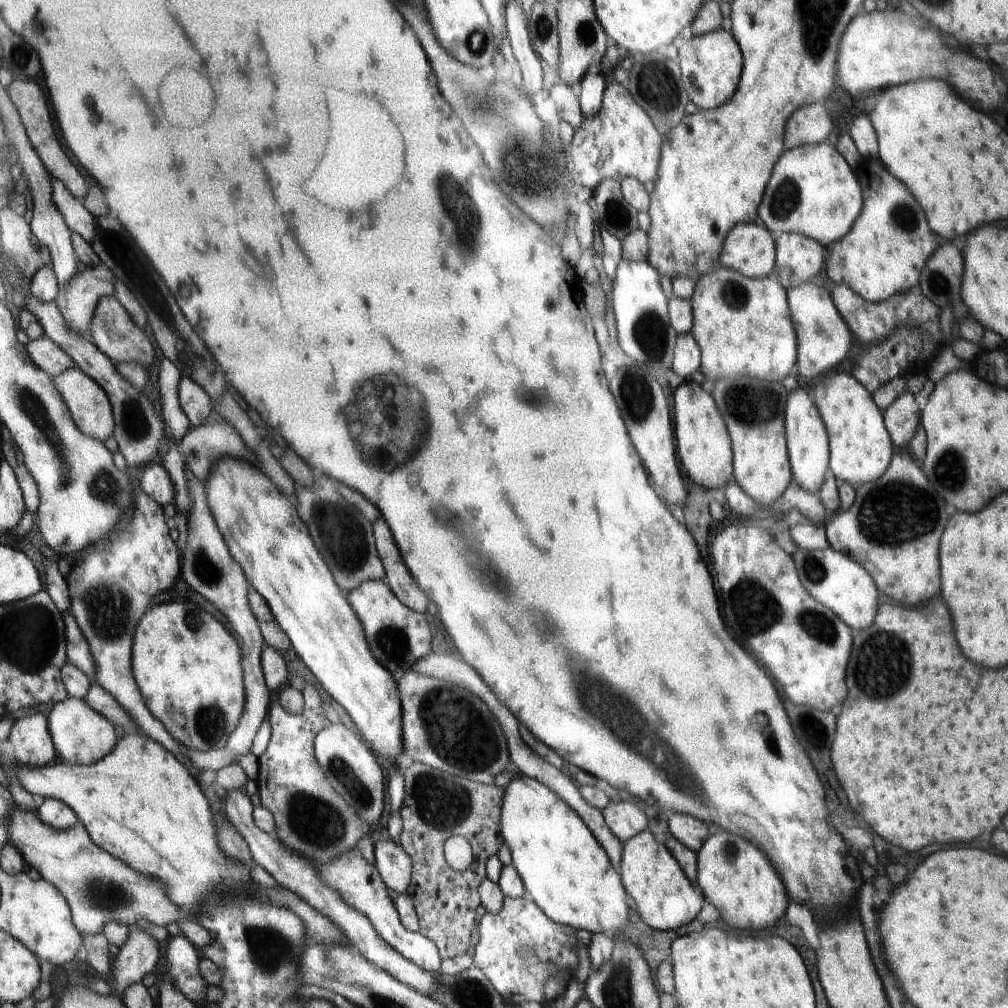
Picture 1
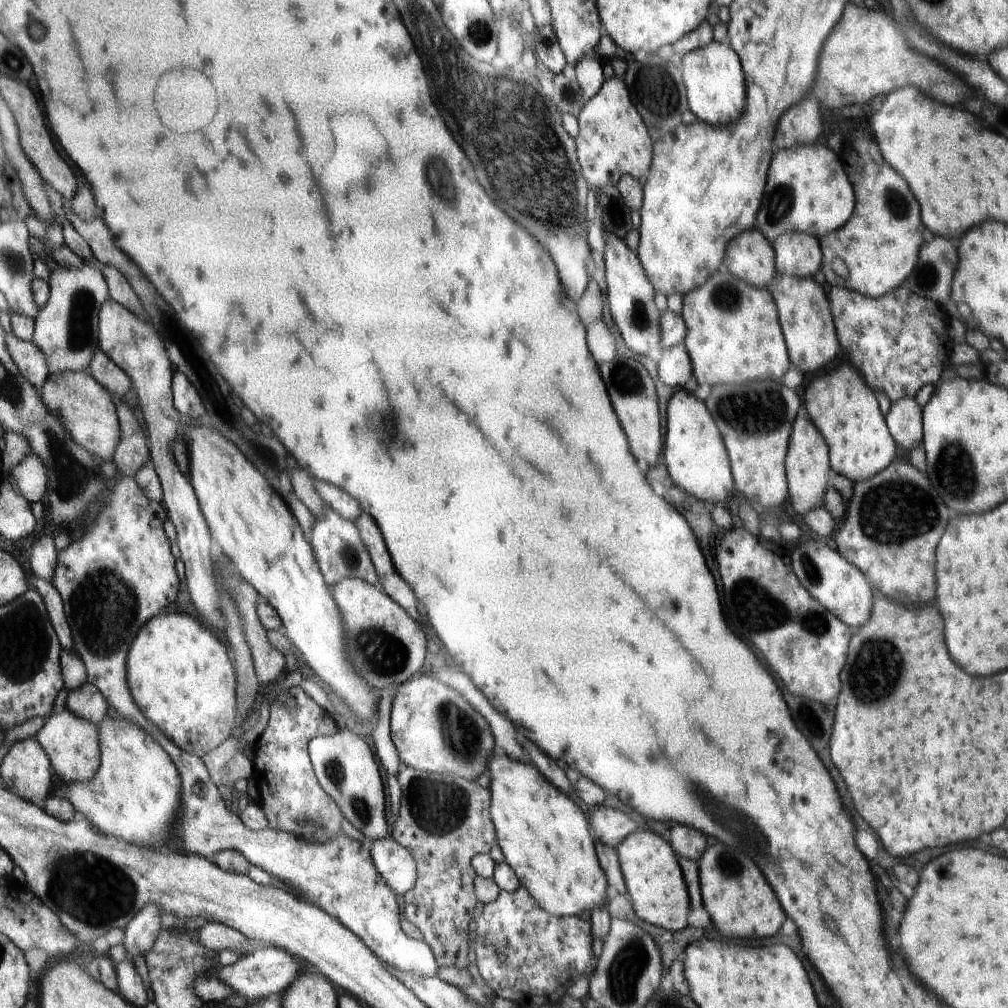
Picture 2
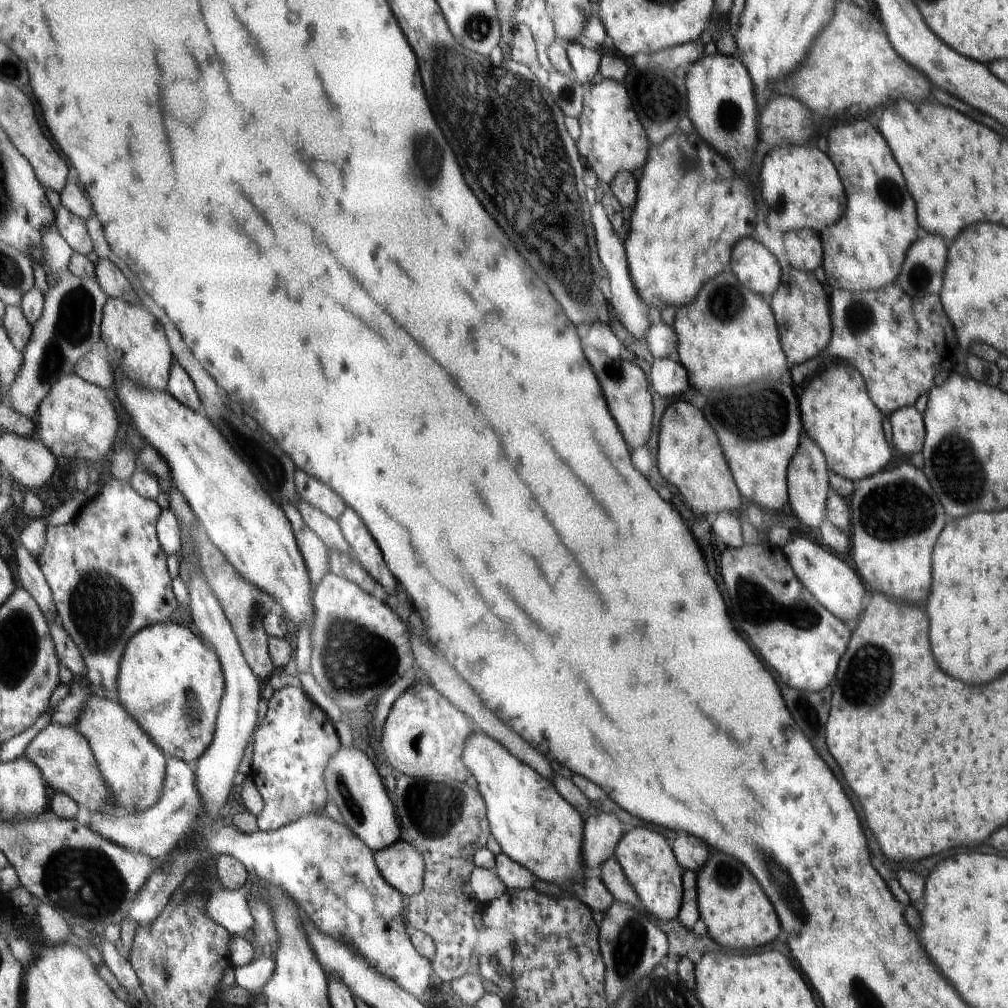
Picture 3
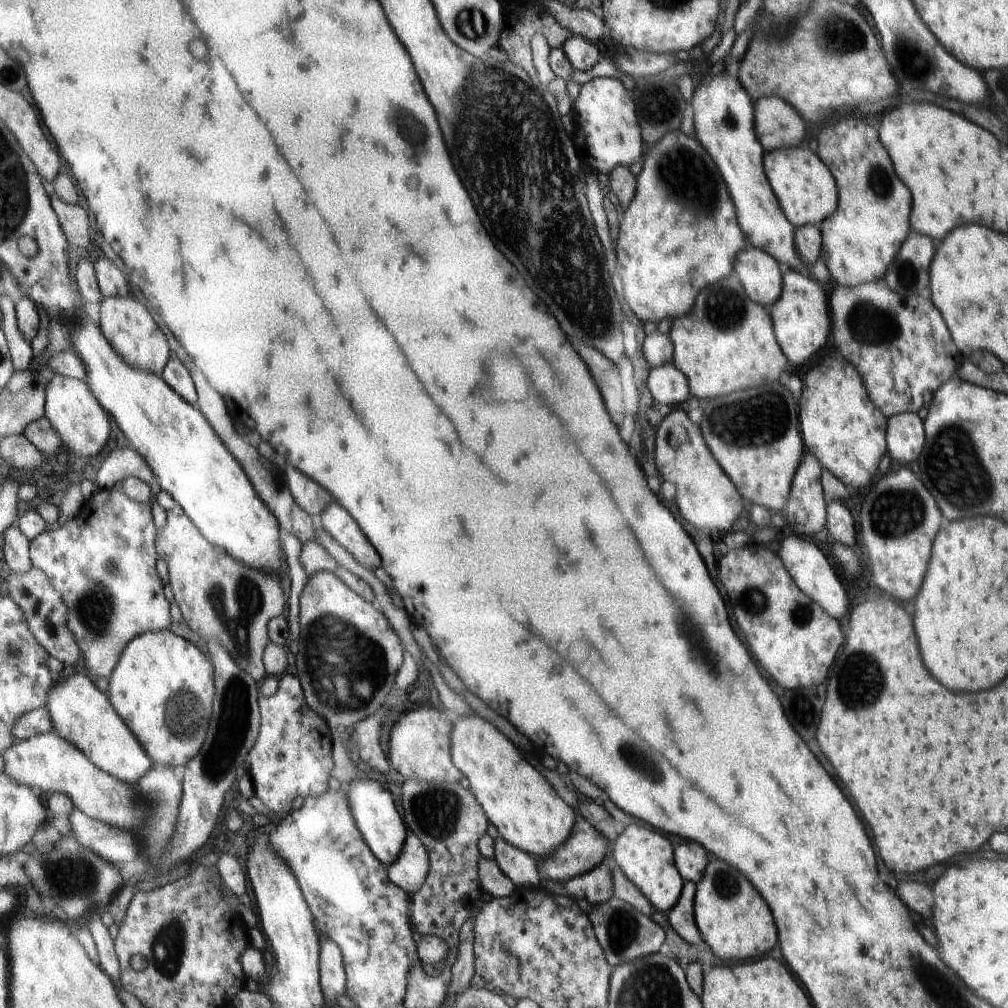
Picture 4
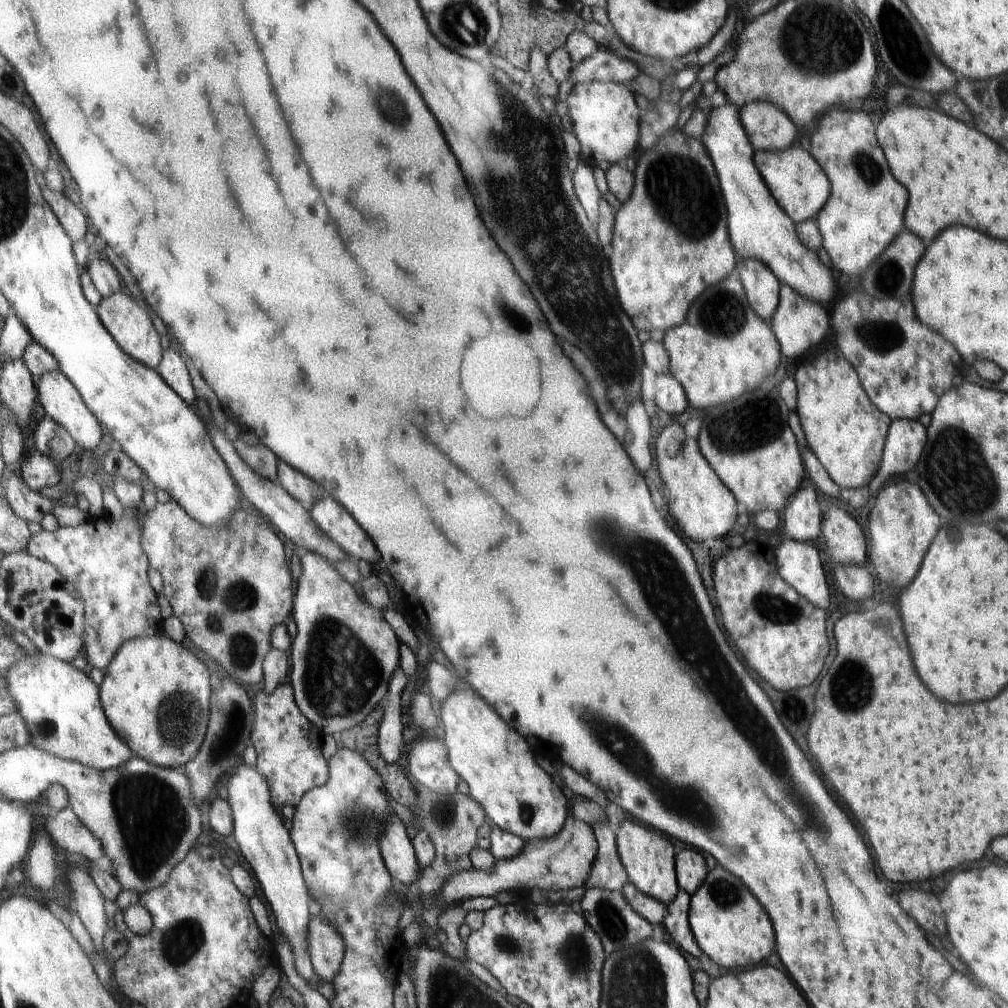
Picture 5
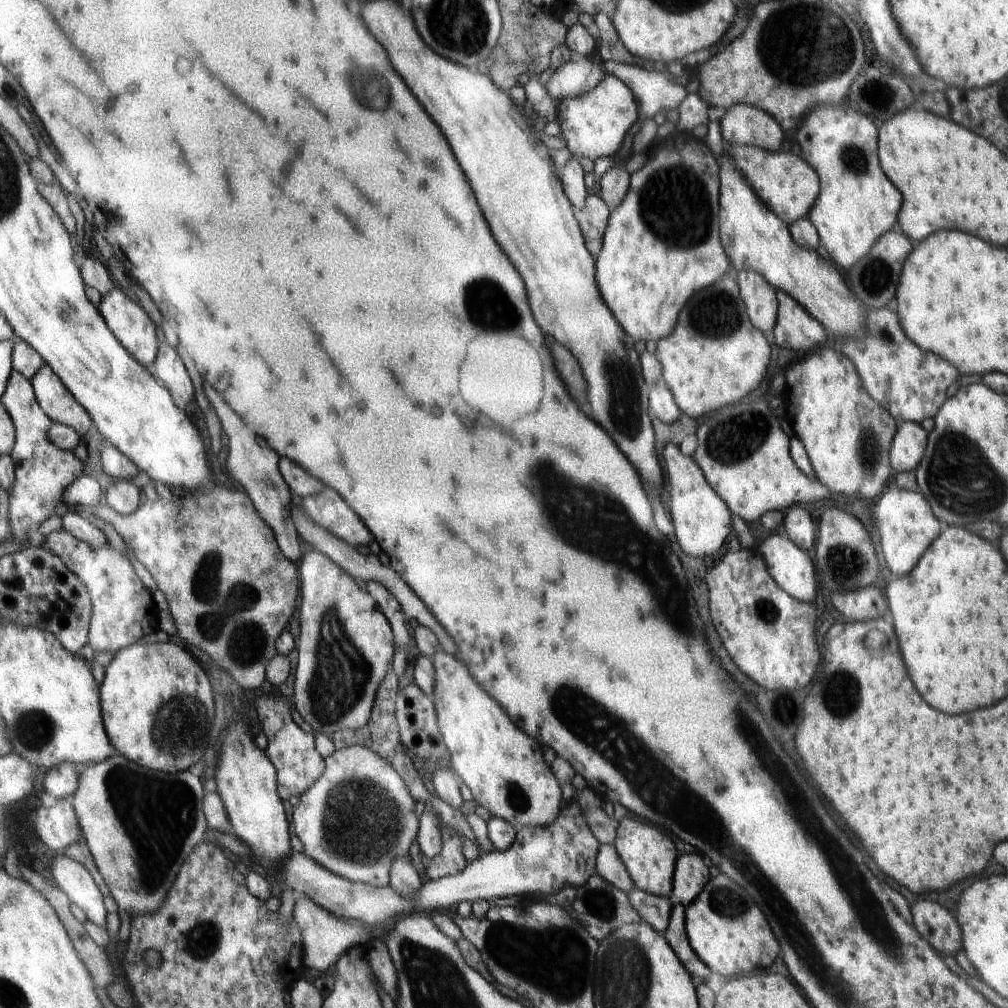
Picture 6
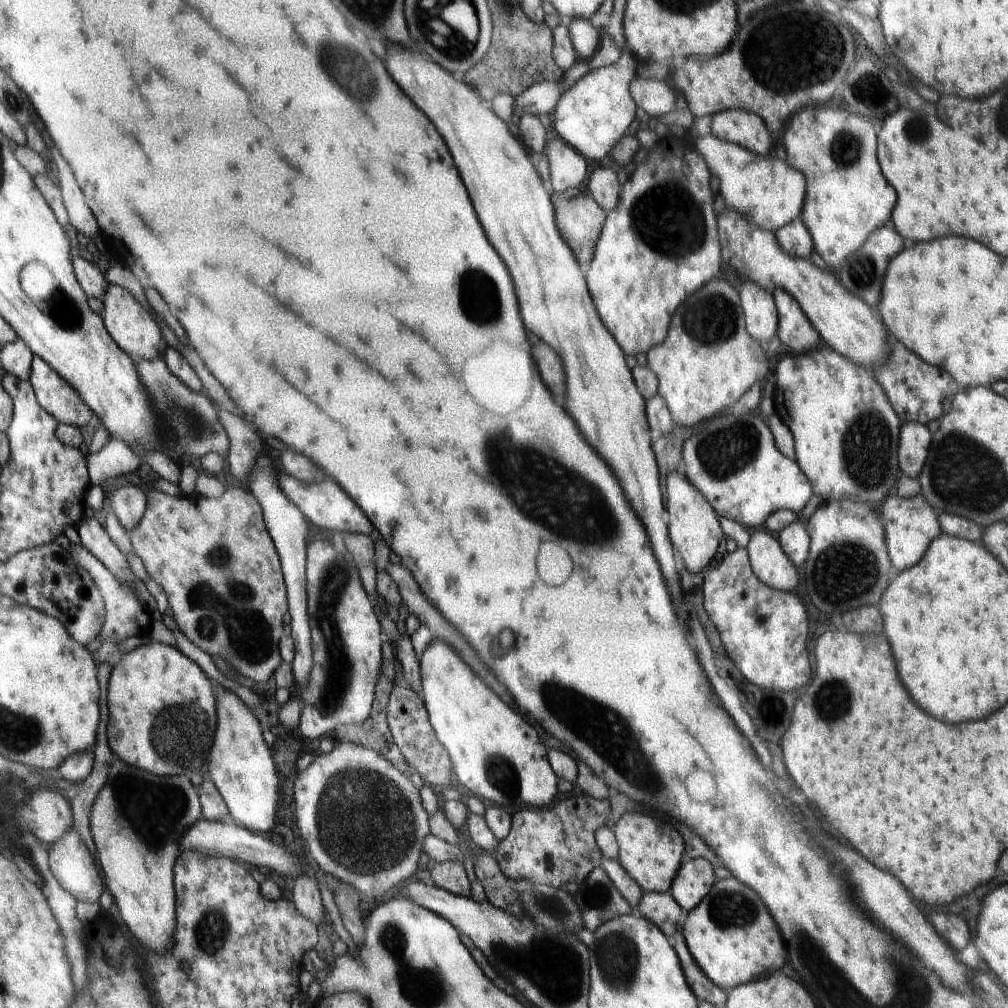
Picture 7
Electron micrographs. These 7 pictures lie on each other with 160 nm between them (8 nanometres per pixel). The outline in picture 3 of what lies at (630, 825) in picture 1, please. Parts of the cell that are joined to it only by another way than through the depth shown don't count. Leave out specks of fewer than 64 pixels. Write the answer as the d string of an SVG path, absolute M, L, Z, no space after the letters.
M593 809L585 824L584 860L586 866L598 868L614 854L622 836L622 824L612 813Z

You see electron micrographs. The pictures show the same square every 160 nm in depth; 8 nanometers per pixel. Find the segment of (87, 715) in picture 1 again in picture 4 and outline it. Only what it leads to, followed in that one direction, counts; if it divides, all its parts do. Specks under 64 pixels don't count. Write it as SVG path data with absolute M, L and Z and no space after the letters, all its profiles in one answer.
M56 730L19 741L3 755L6 762L5 772L19 783L24 783L44 794L64 793L75 802L76 809L132 833L142 846L139 859L150 861L152 869L156 868L157 860L166 852L169 842L172 841L180 812L181 798L184 796L184 785L176 779L173 767L153 763L150 772L140 780L139 784L120 781L113 774L99 767L83 750L66 740Z

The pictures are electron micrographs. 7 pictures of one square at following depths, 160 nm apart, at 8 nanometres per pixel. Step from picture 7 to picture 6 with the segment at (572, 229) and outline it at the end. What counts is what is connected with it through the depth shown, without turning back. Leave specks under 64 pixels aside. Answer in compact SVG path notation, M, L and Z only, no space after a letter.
M596 194L588 195L583 209L574 209L578 224L584 234L588 250L592 252L594 260L601 253L605 230L608 228L612 208Z

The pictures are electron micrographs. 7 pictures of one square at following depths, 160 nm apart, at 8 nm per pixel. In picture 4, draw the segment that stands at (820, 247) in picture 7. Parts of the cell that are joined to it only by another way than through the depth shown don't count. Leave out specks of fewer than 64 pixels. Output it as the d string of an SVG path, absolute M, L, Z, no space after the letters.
M842 118L820 132L817 146L816 154L838 174L837 186L842 186L842 206L838 206L838 214L822 226L822 260L837 285L851 287L874 283L884 278L909 236L912 228L910 190L898 178L890 162L891 156L878 140L878 132L872 125L856 118Z

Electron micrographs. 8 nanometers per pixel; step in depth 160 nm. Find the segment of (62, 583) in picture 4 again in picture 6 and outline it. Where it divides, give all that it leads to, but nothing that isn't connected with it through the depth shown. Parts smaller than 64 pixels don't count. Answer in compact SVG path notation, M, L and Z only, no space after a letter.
M64 528L50 533L43 546L59 554L64 562L82 577L93 595L95 611L89 644L95 652L119 652L150 636L150 632L158 630L158 606L150 590L144 586L130 559L117 551L112 544L94 549L91 544L80 540Z

